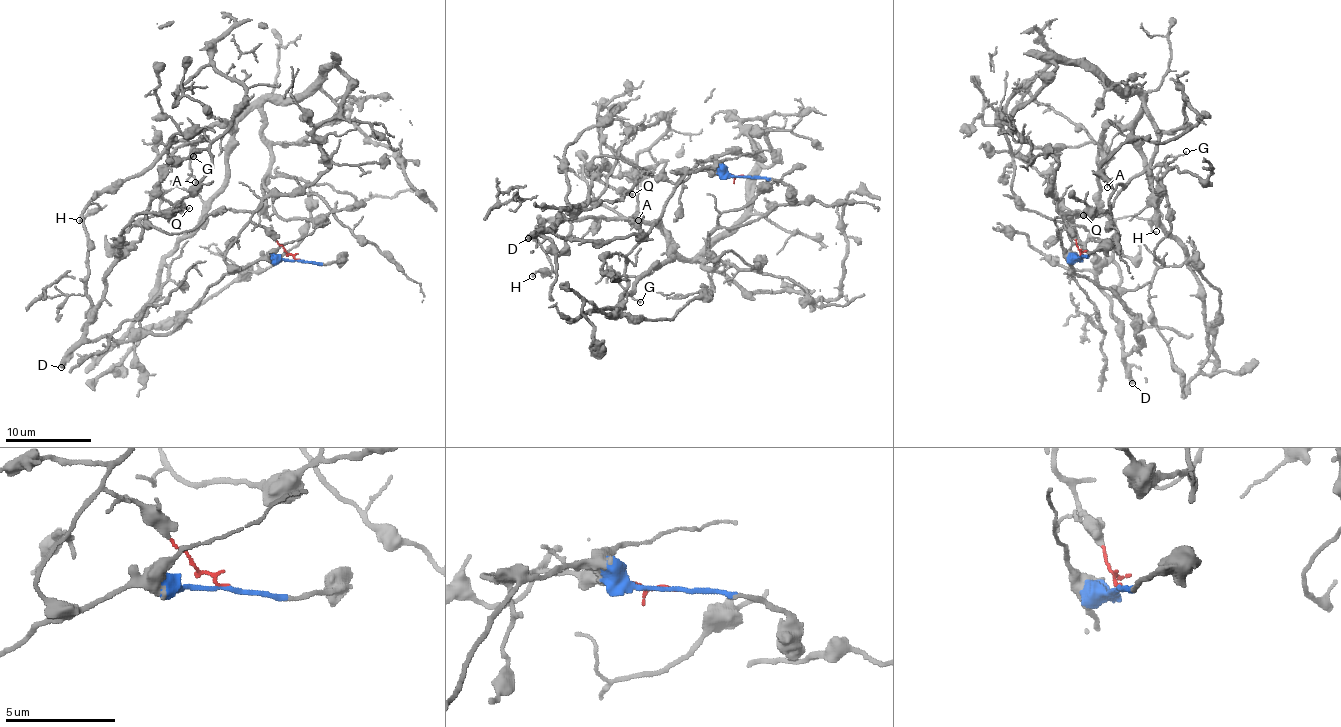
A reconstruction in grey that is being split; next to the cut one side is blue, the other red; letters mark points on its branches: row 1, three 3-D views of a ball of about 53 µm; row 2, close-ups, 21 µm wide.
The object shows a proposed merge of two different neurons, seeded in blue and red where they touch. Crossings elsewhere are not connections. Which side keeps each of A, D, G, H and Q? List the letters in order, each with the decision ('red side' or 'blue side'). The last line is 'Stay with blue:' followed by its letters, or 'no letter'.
A: red side
D: blue side
G: red side
H: red side
Q: blue side
Stay with blue: D, Q

